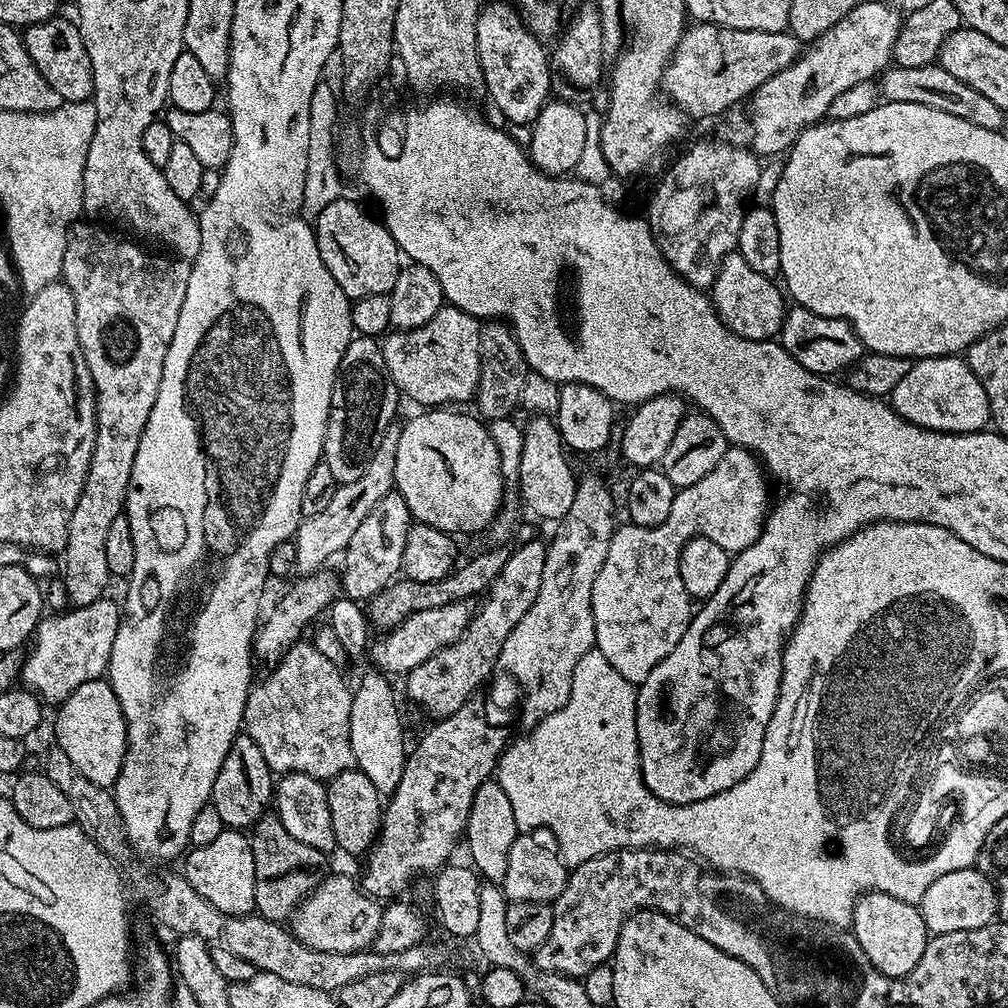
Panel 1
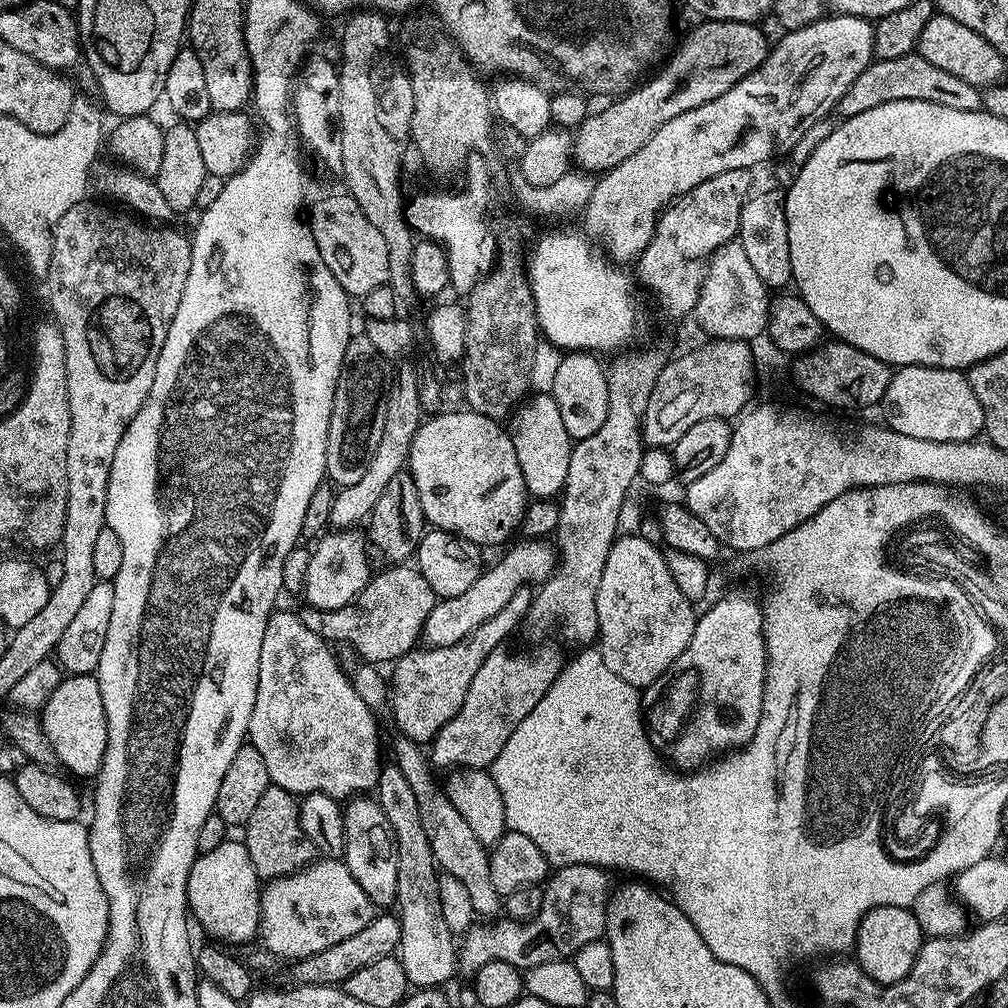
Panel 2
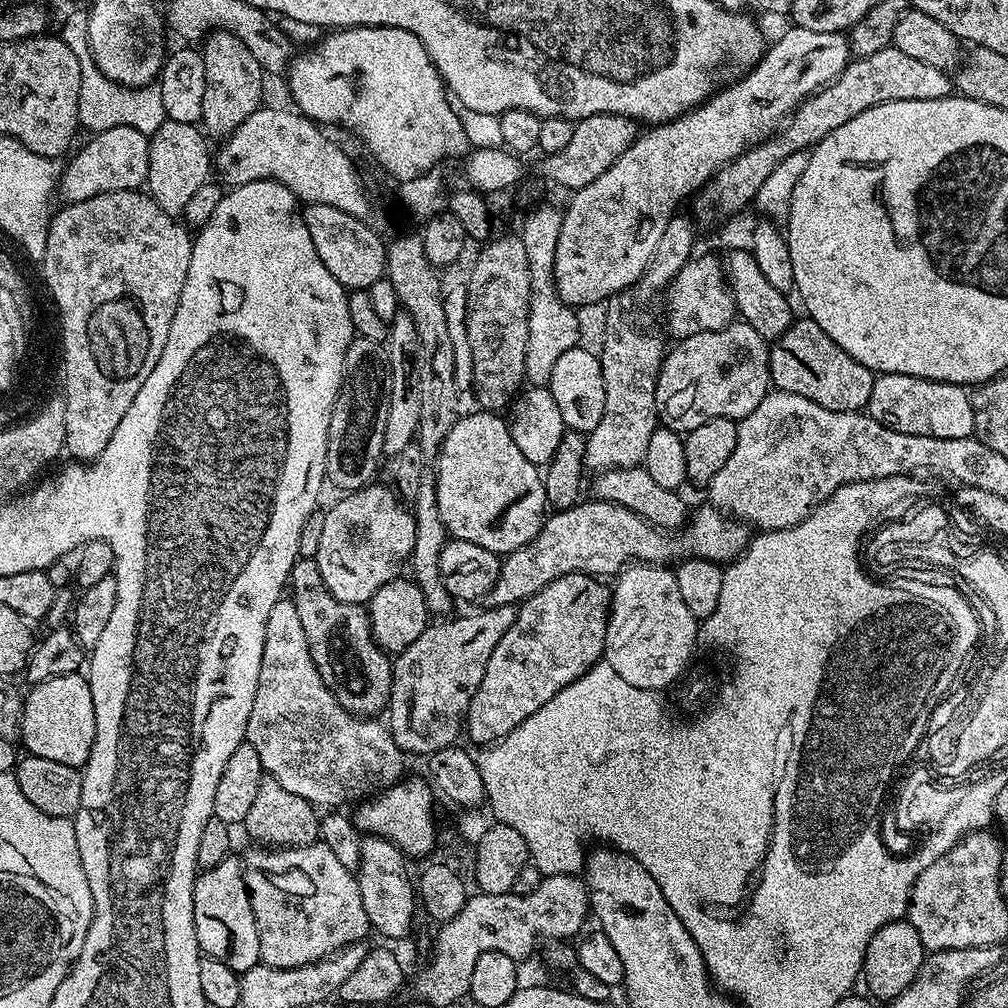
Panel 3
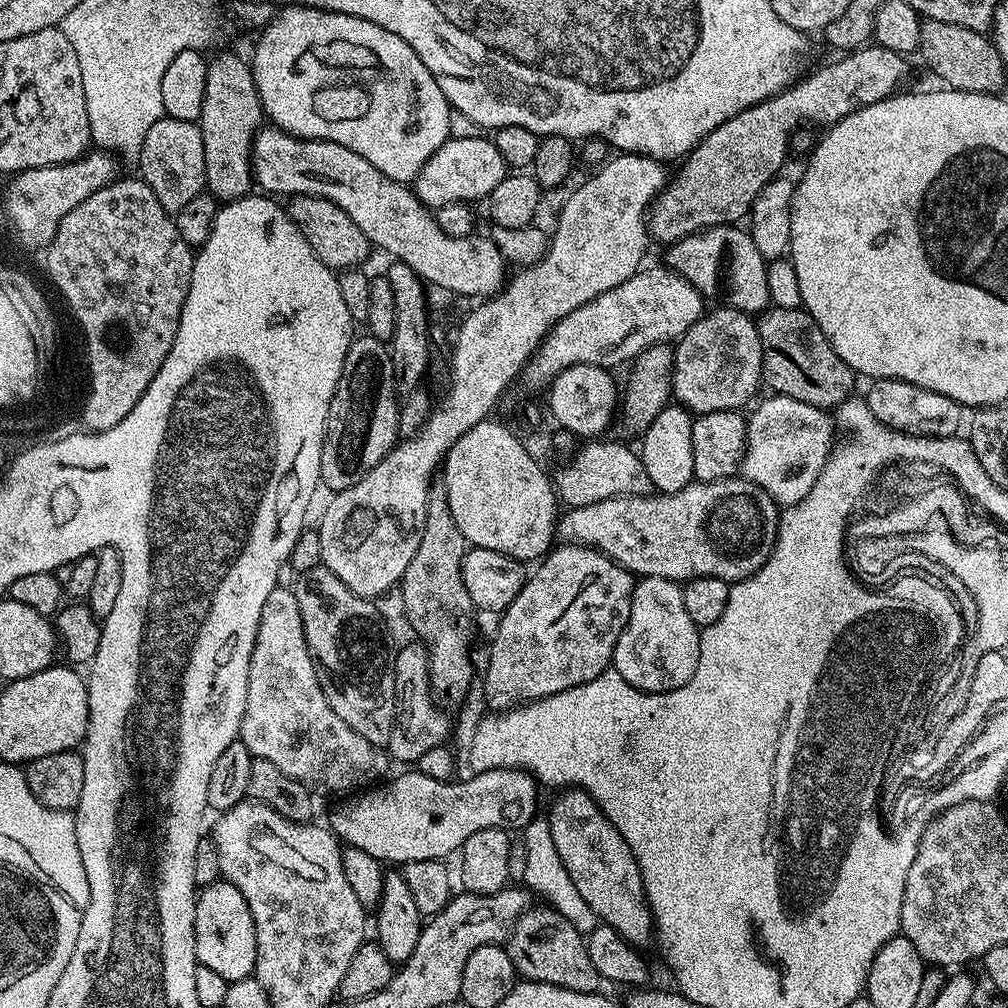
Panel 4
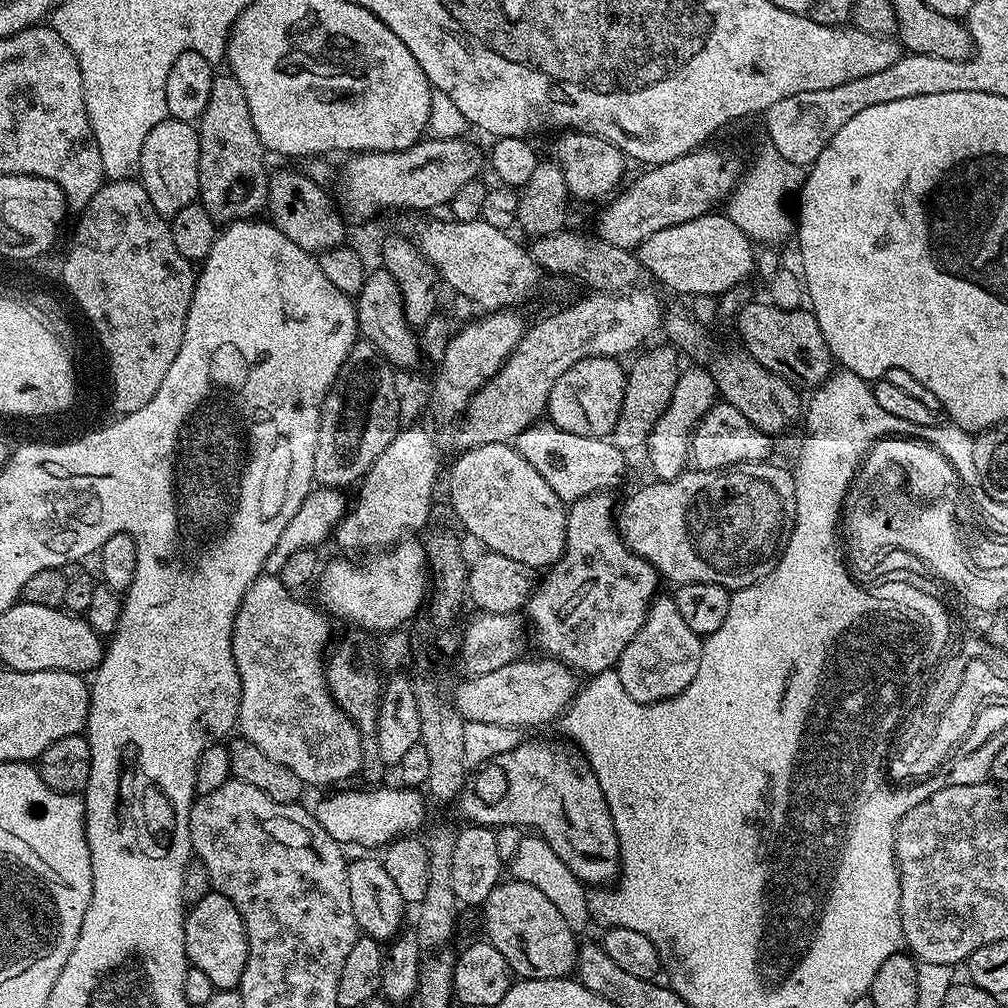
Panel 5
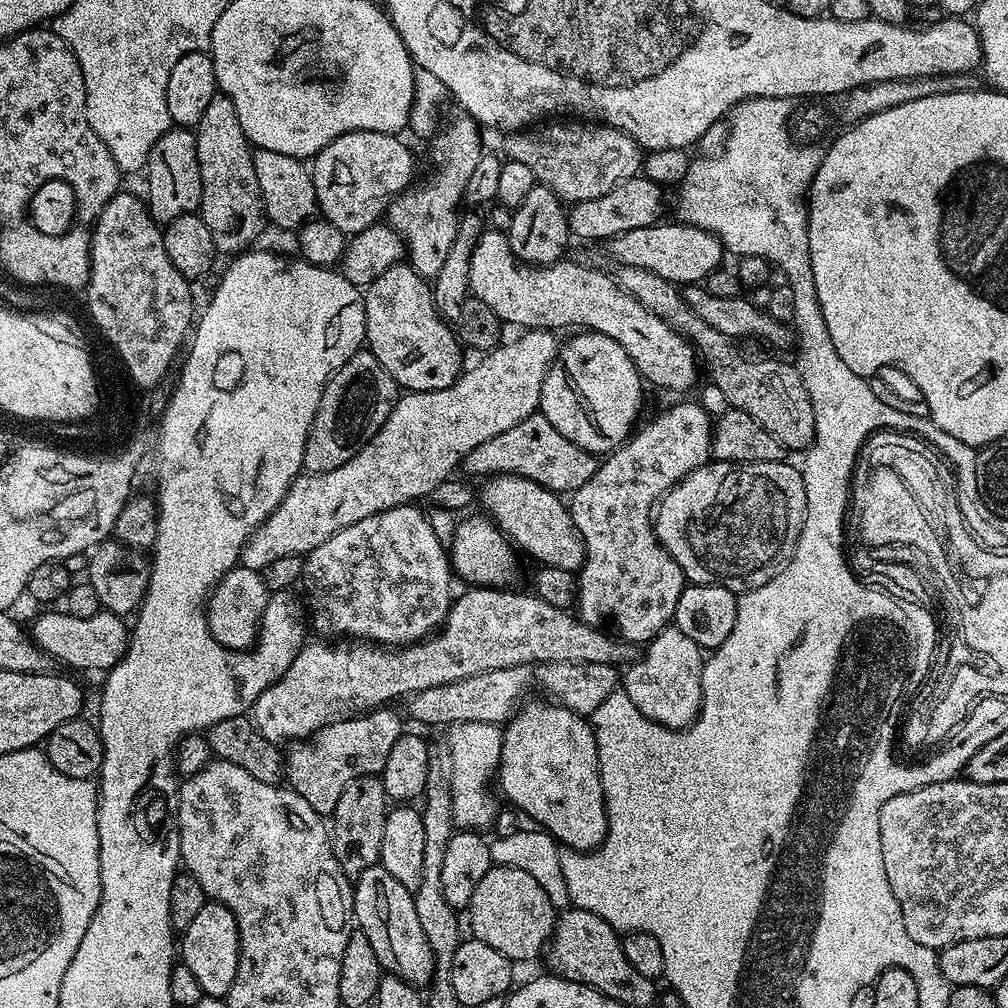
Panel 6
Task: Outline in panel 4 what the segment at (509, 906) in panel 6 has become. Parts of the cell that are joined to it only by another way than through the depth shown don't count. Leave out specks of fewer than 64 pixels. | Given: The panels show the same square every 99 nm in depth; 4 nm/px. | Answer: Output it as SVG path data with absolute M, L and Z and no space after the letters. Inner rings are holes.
M551 906L529 907L512 927L512 935L506 941L510 962L524 980L537 980L539 984L553 984L578 994L599 993L601 976L590 962L586 936L574 928Z

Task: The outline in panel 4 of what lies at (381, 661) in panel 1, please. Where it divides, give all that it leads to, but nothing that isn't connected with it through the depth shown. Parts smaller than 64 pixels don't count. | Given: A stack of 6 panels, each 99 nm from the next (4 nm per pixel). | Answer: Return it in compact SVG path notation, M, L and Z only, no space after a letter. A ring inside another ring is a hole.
M739 475L727 480L691 482L676 493L651 496L615 496L590 506L568 508L559 517L558 532L565 541L597 548L633 577L657 576L663 580L687 582L700 576L727 582L752 576L770 558L780 529L781 505L762 486Z

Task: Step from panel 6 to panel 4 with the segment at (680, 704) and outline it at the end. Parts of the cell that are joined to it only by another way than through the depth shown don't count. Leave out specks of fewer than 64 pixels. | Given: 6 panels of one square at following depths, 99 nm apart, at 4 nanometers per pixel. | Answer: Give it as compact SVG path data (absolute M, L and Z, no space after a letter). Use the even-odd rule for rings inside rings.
M657 576L635 581L630 602L630 618L614 646L611 667L630 686L643 692L669 692L686 686L698 666L701 629L686 610L678 606L678 584Z

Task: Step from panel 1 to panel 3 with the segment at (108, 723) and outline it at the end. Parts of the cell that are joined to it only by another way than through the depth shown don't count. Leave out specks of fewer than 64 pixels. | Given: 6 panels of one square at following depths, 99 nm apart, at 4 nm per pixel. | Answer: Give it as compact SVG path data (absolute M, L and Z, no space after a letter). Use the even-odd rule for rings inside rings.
M79 671L50 677L48 681L33 684L24 696L24 714L20 723L19 743L29 756L51 758L66 762L66 766L83 769L94 746L96 719L94 698L90 694L87 675Z

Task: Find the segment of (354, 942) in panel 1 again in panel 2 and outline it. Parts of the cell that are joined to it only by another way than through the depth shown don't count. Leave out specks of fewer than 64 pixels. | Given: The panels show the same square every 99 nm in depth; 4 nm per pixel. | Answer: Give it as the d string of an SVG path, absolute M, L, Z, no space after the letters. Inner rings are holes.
M320 858L301 868L299 872L291 872L277 880L267 881L260 894L260 930L258 940L263 951L273 957L281 956L287 962L304 960L307 956L318 954L330 946L338 946L346 938L358 934L372 920L374 906L366 894L362 894L362 886L354 882L354 874L336 858Z

